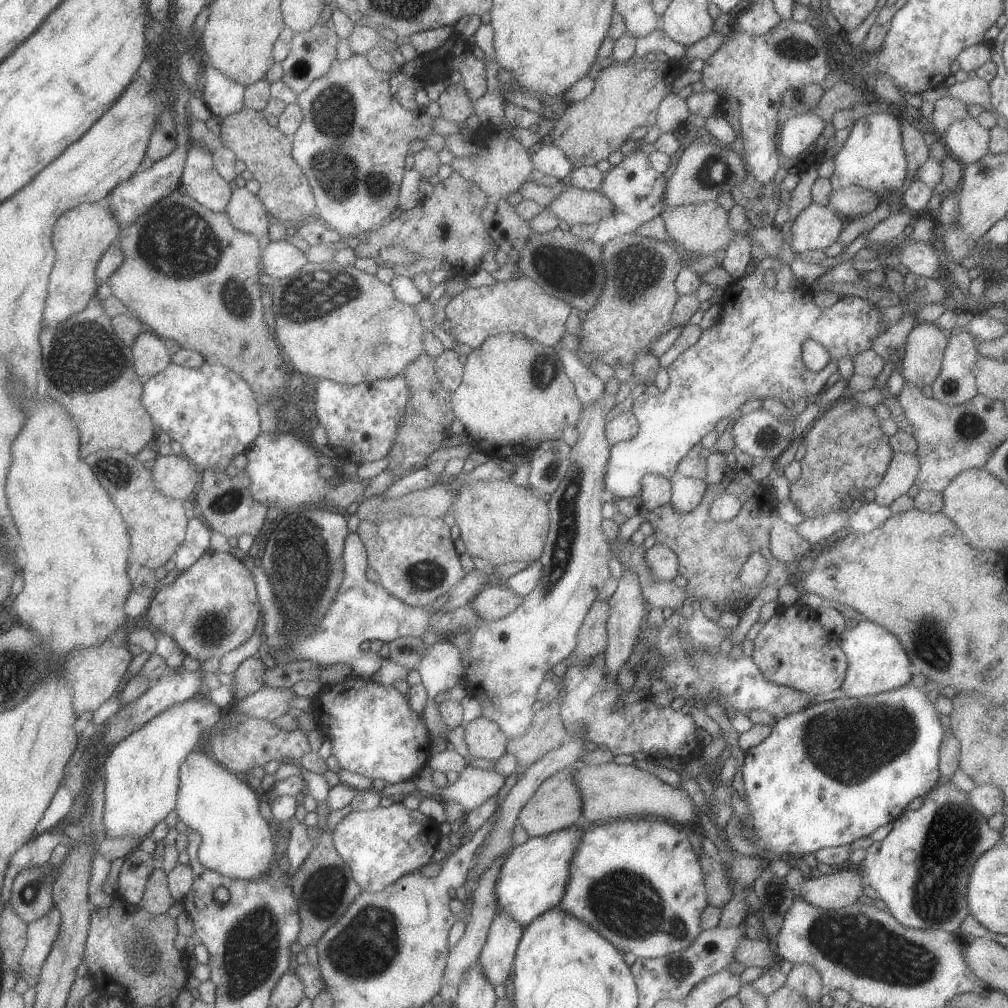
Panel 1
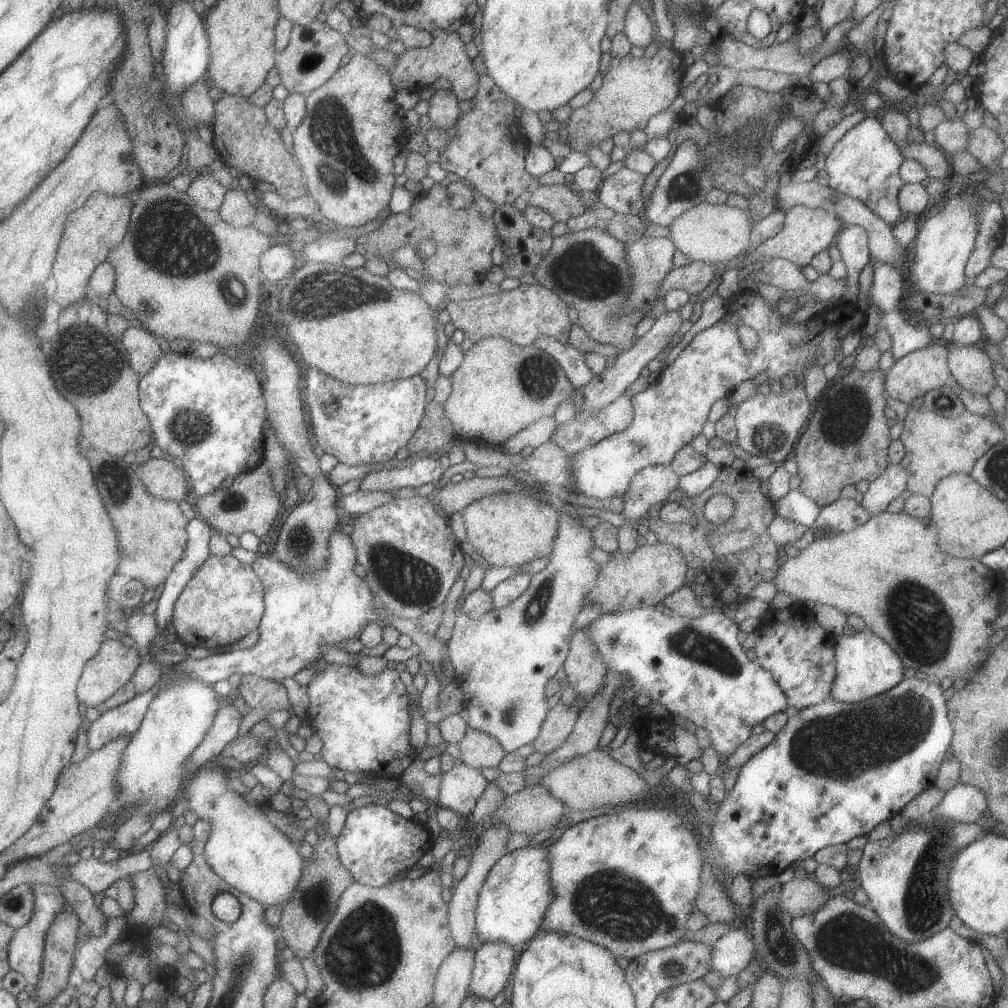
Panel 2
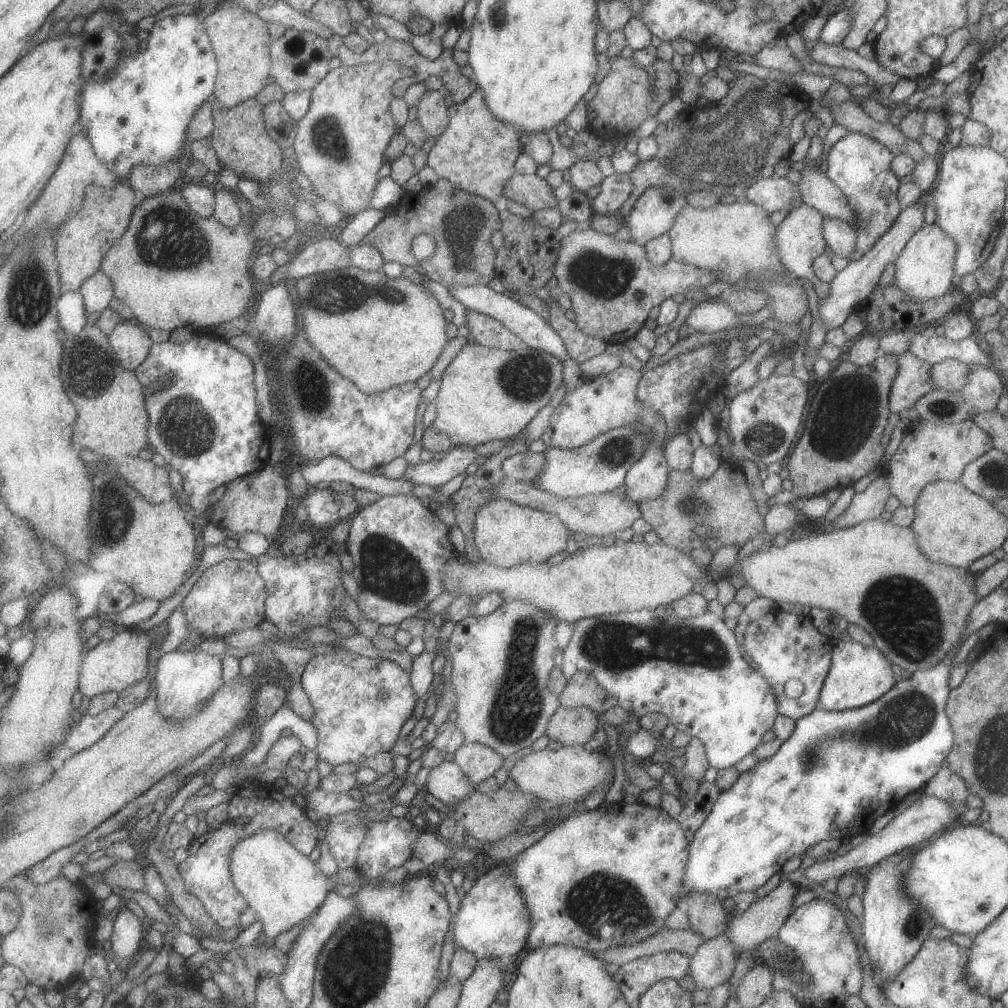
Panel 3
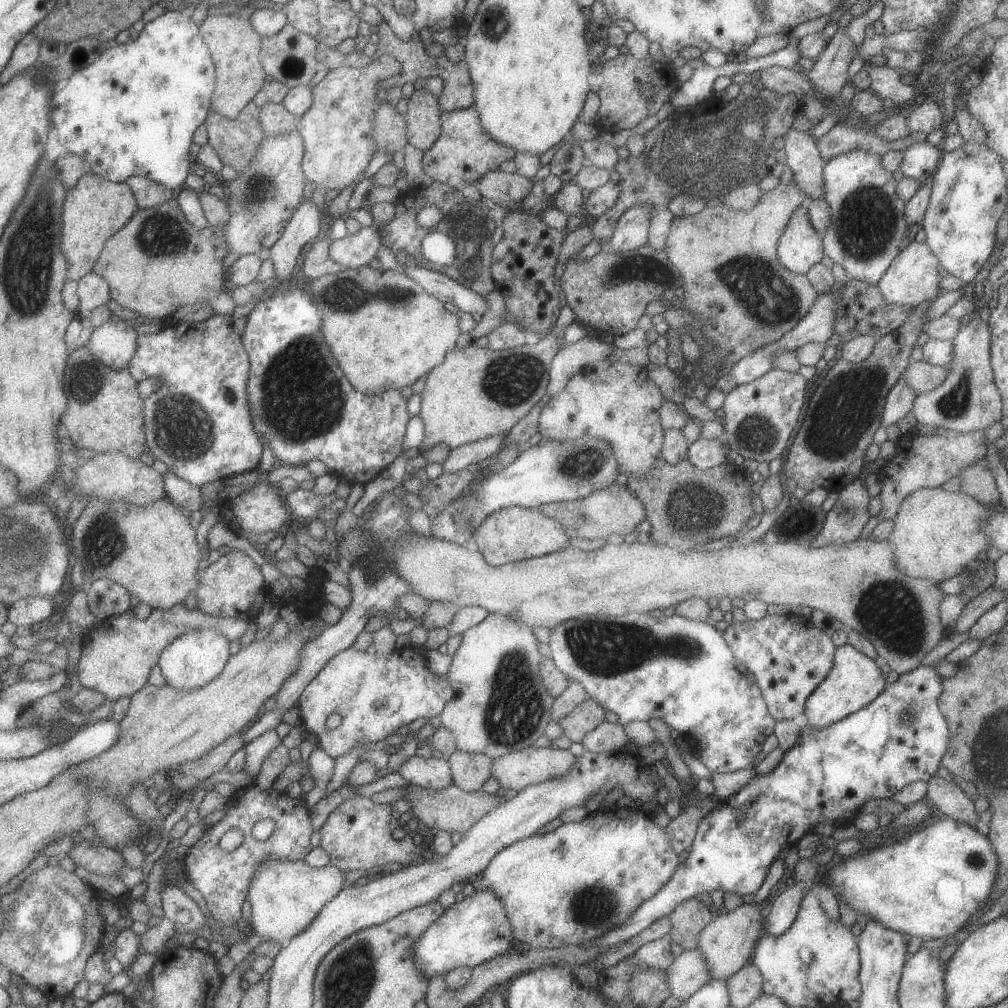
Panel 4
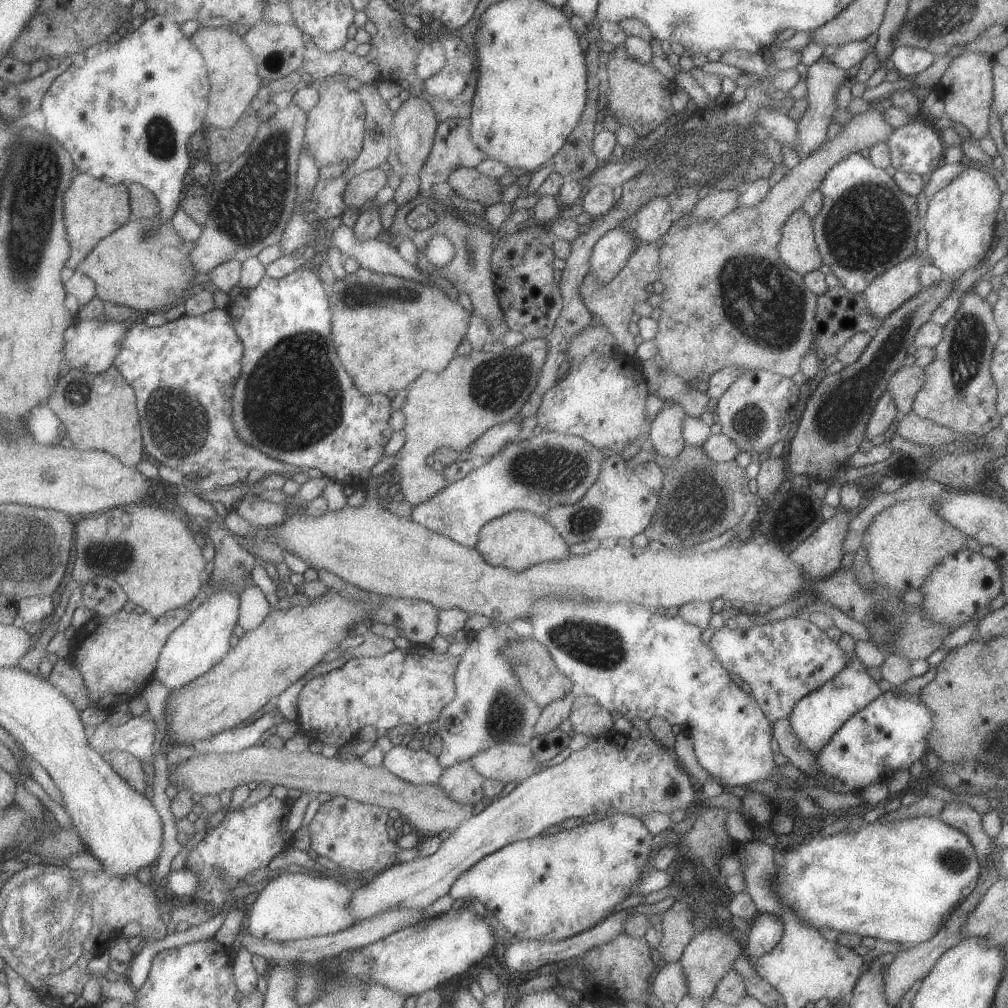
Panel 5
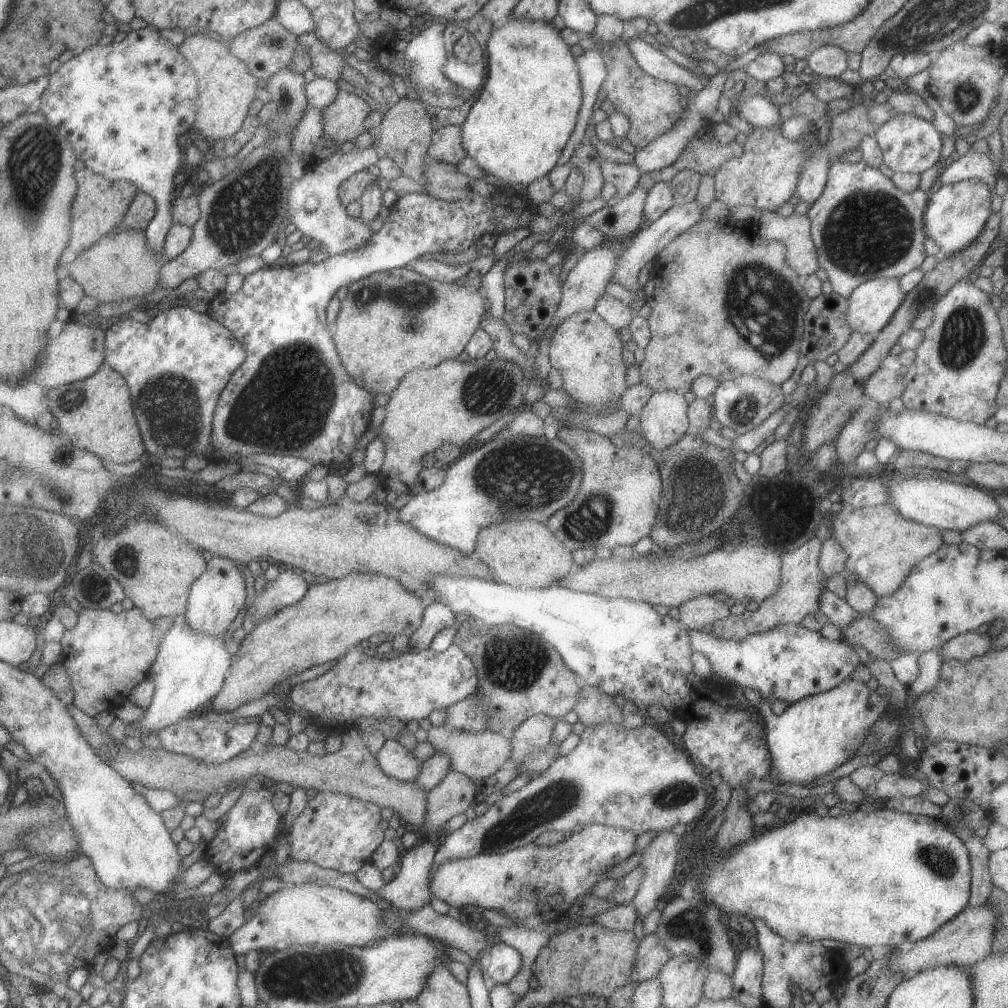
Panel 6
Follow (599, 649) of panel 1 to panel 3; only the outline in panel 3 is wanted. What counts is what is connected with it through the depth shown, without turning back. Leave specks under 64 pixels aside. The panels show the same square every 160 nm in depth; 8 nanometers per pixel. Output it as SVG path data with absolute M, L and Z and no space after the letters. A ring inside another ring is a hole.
M575 671L568 678L558 699L559 707L568 709L587 707L597 715L618 704L617 699L605 692L593 676L583 671Z

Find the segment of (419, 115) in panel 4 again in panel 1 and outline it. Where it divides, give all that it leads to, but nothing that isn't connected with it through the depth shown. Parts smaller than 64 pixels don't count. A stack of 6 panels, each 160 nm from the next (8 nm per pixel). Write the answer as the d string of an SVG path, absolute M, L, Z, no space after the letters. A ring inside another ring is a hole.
M461 82L446 86L436 102L440 108L441 118L449 122L463 122L474 112L472 100L468 97Z

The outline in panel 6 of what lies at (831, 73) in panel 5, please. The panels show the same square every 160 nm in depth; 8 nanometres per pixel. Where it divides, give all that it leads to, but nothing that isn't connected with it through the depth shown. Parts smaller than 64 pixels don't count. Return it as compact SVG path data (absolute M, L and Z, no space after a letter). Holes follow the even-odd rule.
M753 127L742 146L739 158L726 160L713 175L714 198L731 206L754 206L762 211L773 211L789 199L796 190L800 167L811 156L808 136L801 141L787 140L779 127Z

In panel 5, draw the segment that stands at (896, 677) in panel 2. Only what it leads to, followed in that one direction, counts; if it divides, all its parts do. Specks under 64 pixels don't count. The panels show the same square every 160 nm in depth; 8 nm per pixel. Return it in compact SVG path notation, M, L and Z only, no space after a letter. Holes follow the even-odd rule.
M849 633L842 634L837 643L847 657L844 667L819 688L803 696L788 716L795 736L812 753L817 752L850 716L881 694L875 680L867 674L863 663L855 656L854 640Z

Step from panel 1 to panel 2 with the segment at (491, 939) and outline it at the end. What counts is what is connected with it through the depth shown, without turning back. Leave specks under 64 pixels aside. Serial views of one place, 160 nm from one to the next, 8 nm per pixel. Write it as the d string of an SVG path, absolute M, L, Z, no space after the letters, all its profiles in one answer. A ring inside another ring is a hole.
M502 940L481 943L474 952L468 993L491 1001L511 976L513 956L513 947Z

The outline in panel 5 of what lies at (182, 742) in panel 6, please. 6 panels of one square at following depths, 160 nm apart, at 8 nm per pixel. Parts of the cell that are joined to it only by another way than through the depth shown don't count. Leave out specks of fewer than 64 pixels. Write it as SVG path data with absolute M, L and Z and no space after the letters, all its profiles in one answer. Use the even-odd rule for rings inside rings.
M263 713L261 717L251 722L249 726L245 726L244 728L233 727L218 732L212 737L194 741L189 746L193 746L199 752L236 753L251 745L255 745L255 742L259 740L259 736L265 730L271 728L271 726L275 726L275 724L279 724L281 720L281 714L279 713L277 715L275 713Z

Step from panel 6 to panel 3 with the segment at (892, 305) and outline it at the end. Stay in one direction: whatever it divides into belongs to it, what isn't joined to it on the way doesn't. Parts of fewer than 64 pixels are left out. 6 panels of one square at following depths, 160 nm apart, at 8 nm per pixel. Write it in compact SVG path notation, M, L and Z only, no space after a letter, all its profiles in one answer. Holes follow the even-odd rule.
M924 224L909 240L905 243L903 250L894 260L894 282L898 289L917 300L934 299L949 292L953 285L955 243L950 236L935 224Z

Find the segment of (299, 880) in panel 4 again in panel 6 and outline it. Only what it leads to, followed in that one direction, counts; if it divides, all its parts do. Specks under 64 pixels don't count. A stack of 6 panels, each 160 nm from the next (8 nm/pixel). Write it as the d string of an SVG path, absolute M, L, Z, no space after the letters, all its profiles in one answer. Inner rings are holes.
M315 883L289 884L283 888L262 896L252 908L253 915L247 915L245 922L227 938L234 954L245 954L247 951L271 952L275 948L287 945L345 945L362 947L371 941L380 941L387 935L395 935L380 922L381 910L369 898L353 894L346 889L329 885L319 886Z

